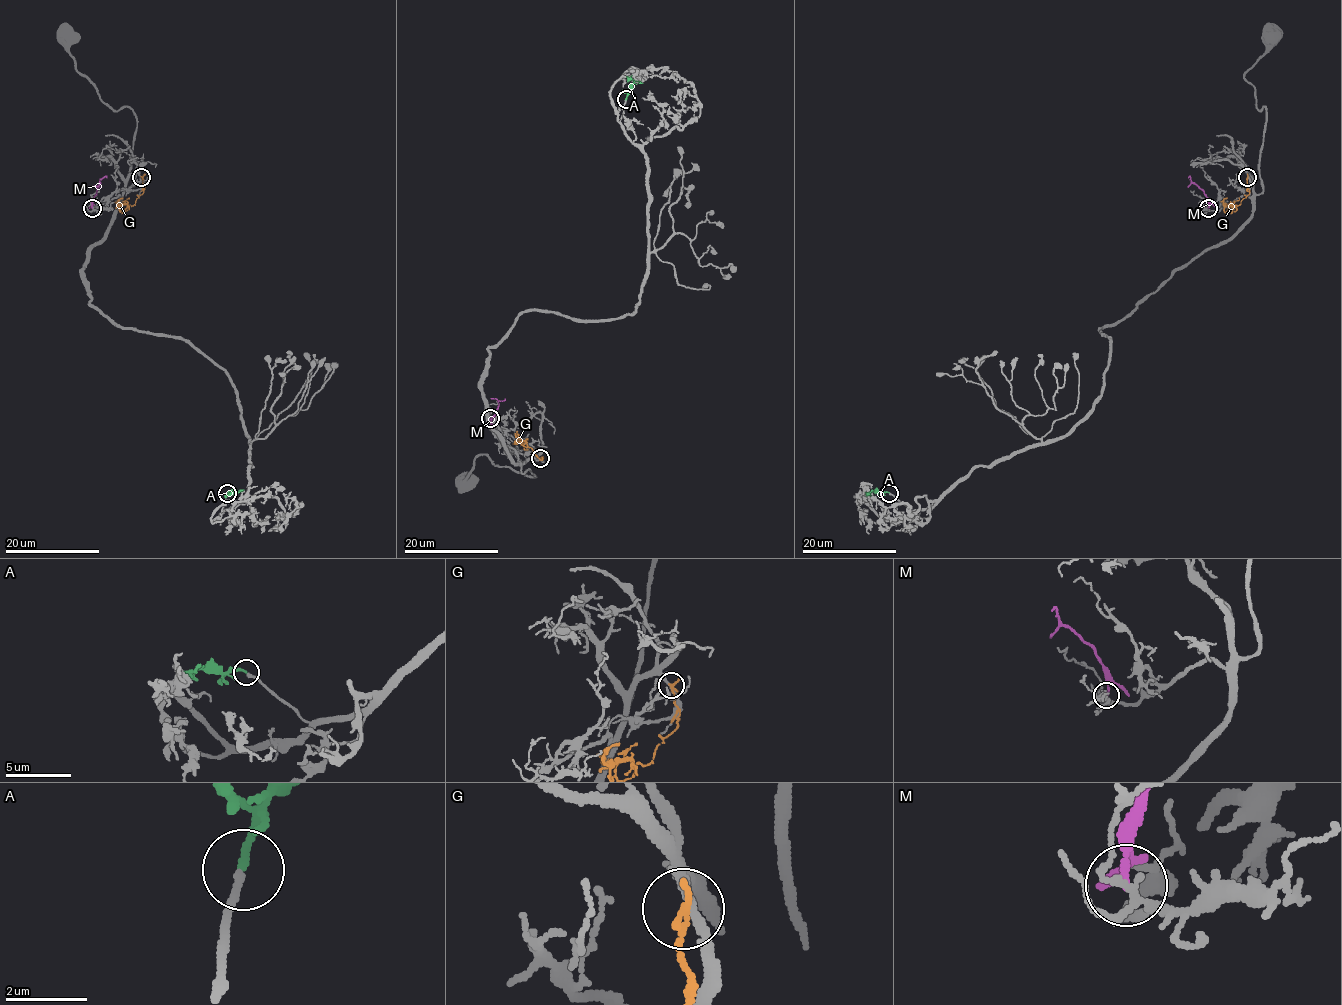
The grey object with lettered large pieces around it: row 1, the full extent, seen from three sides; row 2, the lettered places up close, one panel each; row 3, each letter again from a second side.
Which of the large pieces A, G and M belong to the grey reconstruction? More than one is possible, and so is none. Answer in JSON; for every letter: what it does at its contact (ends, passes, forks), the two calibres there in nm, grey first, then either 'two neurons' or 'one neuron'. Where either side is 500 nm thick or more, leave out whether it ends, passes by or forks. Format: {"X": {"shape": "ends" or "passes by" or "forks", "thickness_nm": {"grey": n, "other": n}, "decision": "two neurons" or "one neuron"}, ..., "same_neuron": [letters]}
{"A": {"shape": "ends", "thickness_nm": {"grey": 190, "other": 170}, "decision": "one neuron"}, "G": {"shape": "ends", "thickness_nm": {"grey": 180, "other": 200}, "decision": "two neurons"}, "M": {"shape": "ends", "thickness_nm": {"grey": 140, "other": 190}, "decision": "two neurons"}, "same_neuron": ["A"]}

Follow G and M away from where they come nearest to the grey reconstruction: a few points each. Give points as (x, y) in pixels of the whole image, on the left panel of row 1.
G: (141, 177), (142, 192), (135, 203), (119, 204), (122, 197)
M: (92, 208), (92, 200), (100, 183), (92, 187)

